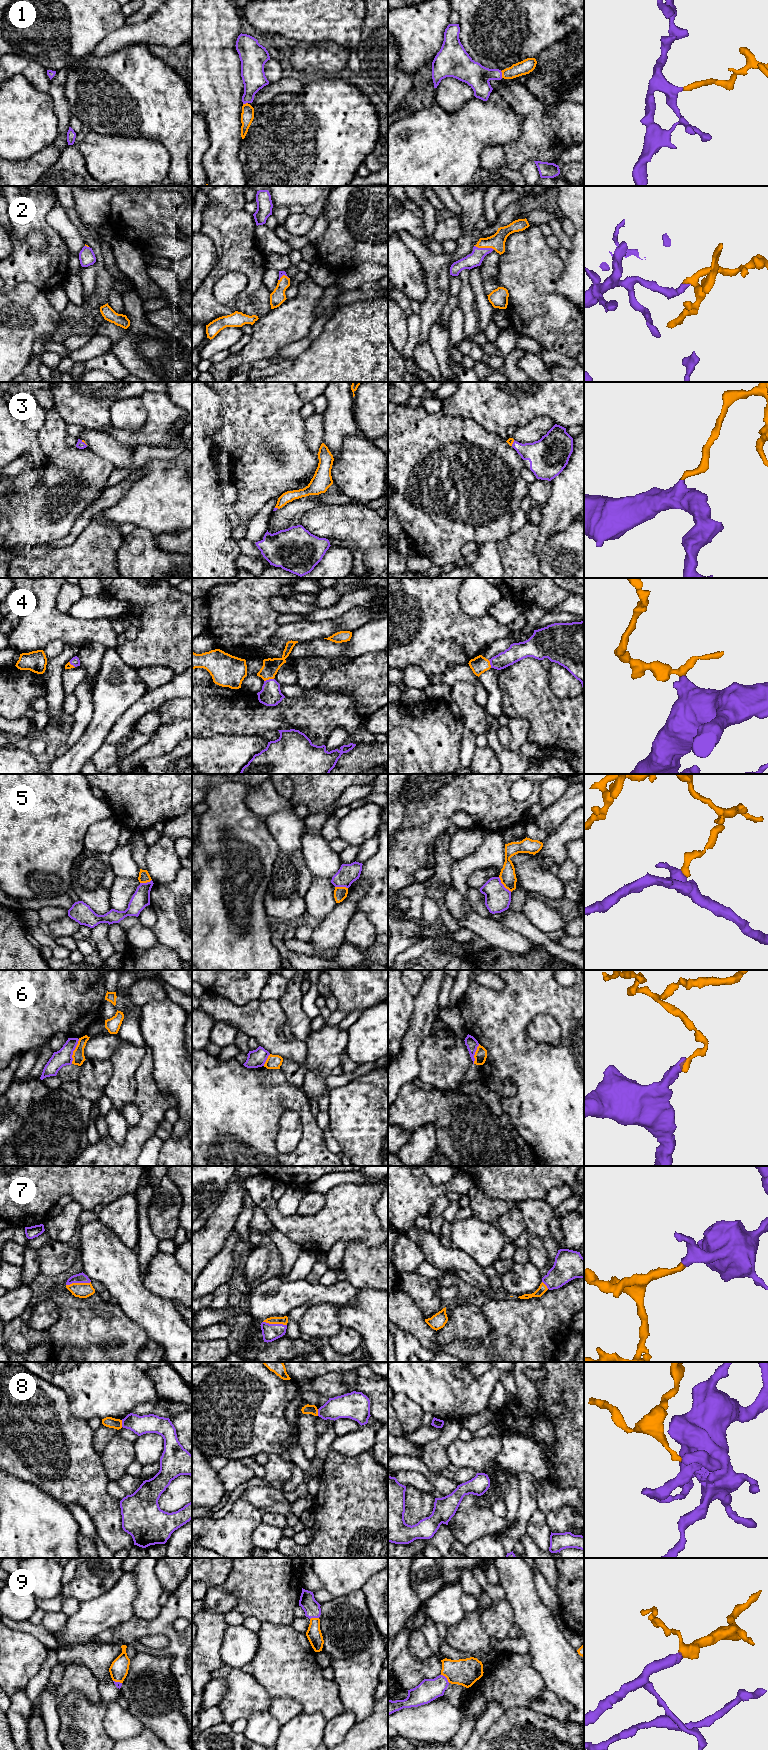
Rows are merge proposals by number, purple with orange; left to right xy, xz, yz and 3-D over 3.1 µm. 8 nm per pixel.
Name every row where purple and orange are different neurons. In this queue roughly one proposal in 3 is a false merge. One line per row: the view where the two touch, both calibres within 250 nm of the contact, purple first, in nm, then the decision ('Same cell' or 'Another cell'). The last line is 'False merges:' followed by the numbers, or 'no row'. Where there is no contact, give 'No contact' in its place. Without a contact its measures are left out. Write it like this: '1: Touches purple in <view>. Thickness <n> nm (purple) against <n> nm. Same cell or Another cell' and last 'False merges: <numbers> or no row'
1: Touches purple in yz. Thickness 190 nm (purple) against 120 nm. Same cell
2: Touches purple in yz. Thickness 120 nm (purple) against 130 nm. Same cell
3: Touches purple in xy. Thickness 60 nm (purple) against 20 nm. Same cell
4: Touches purple in xz. Thickness 170 nm (purple) against 130 nm. Same cell
5: Touches purple in yz. Thickness 200 nm (purple) against 130 nm. Another cell
6: Touches purple in xy. Thickness 140 nm (purple) against 100 nm. Another cell
7: Touches purple in xy. Thickness 80 nm (purple) against 130 nm. Same cell
8: Touches purple in xy. Thickness 150 nm (purple) against 90 nm. Another cell
9: Touches purple in yz. Thickness 180 nm (purple) against 220 nm. Same cell
False merges: 5, 6, 8

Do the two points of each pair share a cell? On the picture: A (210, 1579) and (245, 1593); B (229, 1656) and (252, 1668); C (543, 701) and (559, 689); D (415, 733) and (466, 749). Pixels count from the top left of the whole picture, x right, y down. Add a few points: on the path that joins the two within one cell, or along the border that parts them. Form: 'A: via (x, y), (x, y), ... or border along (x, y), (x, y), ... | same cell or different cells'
A: border along (232, 1568), (222, 1585) | different cells
B: border along (258, 1644), (256, 1654), (240, 1668) | different cells
C: border along (548, 670), (550, 690), (560, 698), (572, 698) | different cells
D: border along (464, 724), (459, 763) | different cells

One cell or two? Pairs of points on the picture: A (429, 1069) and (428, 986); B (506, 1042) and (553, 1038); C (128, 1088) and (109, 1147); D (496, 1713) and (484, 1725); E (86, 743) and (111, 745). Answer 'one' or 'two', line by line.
A: two
B: two
C: two
D: one
E: two

